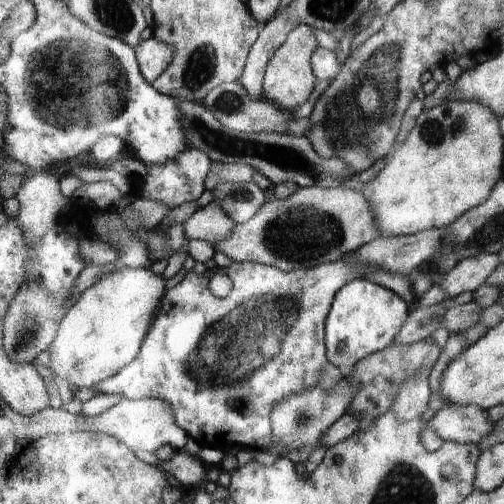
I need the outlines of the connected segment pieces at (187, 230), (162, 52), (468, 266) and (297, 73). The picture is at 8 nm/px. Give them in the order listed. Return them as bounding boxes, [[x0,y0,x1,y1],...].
[[184,200,234,247],[134,35,174,84],[439,252,500,298],[263,24,317,112]]

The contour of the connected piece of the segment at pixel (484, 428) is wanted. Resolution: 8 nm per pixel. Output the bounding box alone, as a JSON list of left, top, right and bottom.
[426,403,496,445]

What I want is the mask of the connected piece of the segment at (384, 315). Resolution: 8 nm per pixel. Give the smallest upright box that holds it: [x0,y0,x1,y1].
[325,278,408,373]

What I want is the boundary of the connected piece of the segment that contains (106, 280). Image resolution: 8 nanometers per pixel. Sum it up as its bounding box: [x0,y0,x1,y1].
[49,266,166,388]

